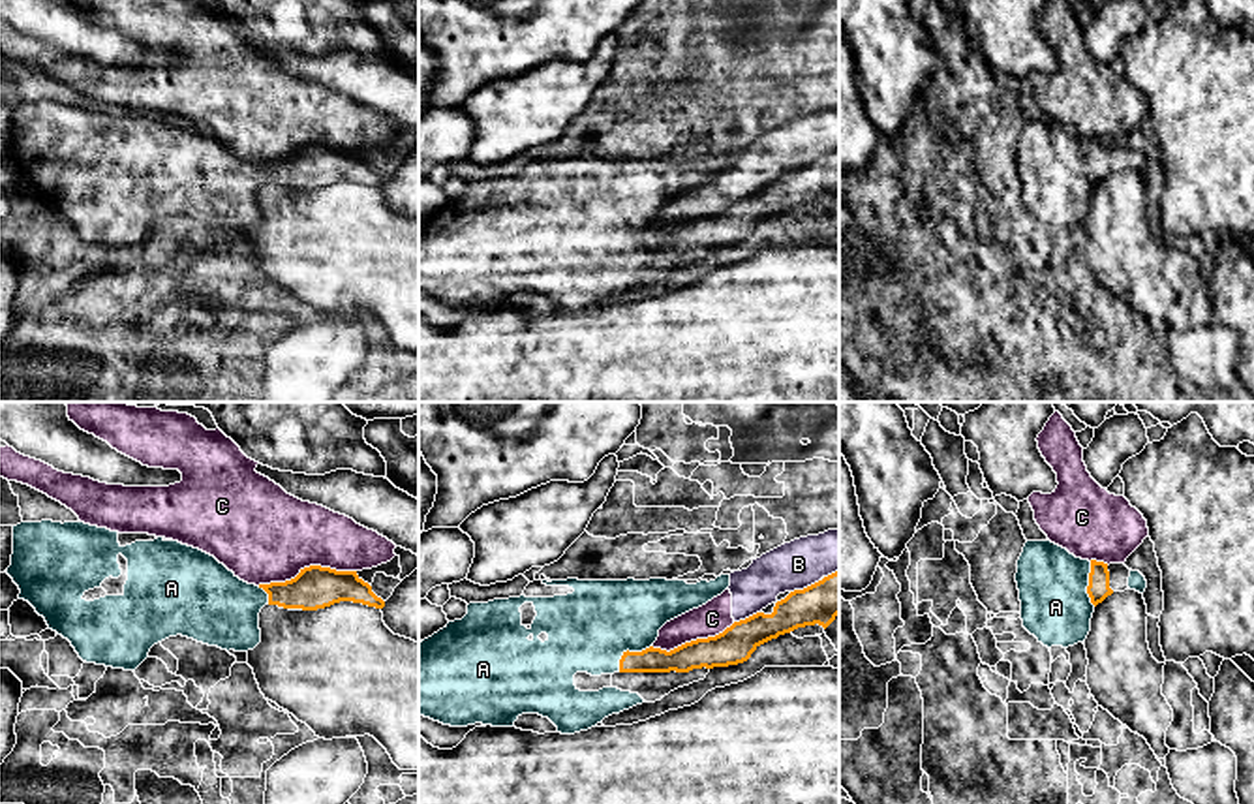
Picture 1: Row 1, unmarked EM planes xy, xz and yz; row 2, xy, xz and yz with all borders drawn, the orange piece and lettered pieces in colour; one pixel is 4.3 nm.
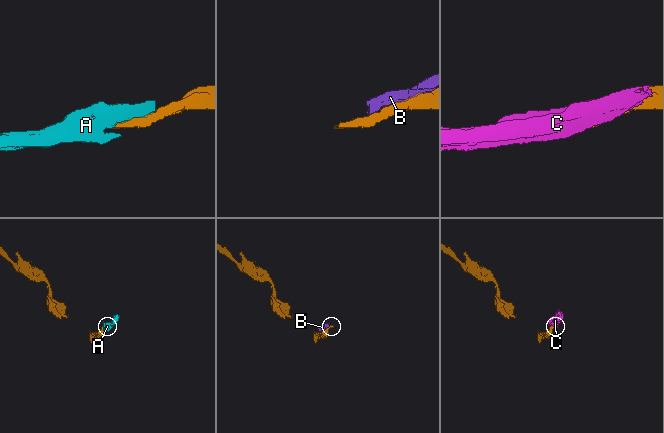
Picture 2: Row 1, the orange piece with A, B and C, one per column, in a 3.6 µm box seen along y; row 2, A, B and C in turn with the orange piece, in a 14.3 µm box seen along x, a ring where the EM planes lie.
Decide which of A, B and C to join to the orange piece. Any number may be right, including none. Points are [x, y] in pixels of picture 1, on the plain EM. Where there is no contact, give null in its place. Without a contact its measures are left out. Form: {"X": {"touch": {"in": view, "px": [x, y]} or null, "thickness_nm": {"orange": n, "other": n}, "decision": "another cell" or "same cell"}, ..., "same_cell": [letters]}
{"A": {"touch": {"in": "xz", "px": [627, 230]}, "thickness_nm": {"orange": 120, "other": 360}, "decision": "same cell"}, "B": {"touch": {"in": "xz", "px": [804, 168]}, "thickness_nm": {"orange": 180, "other": 200}, "decision": "another cell"}, "C": {"touch": {"in": "xy", "px": [306, 147]}, "thickness_nm": {"orange": 180, "other": 400}, "decision": "another cell"}, "same_cell": ["A"]}

